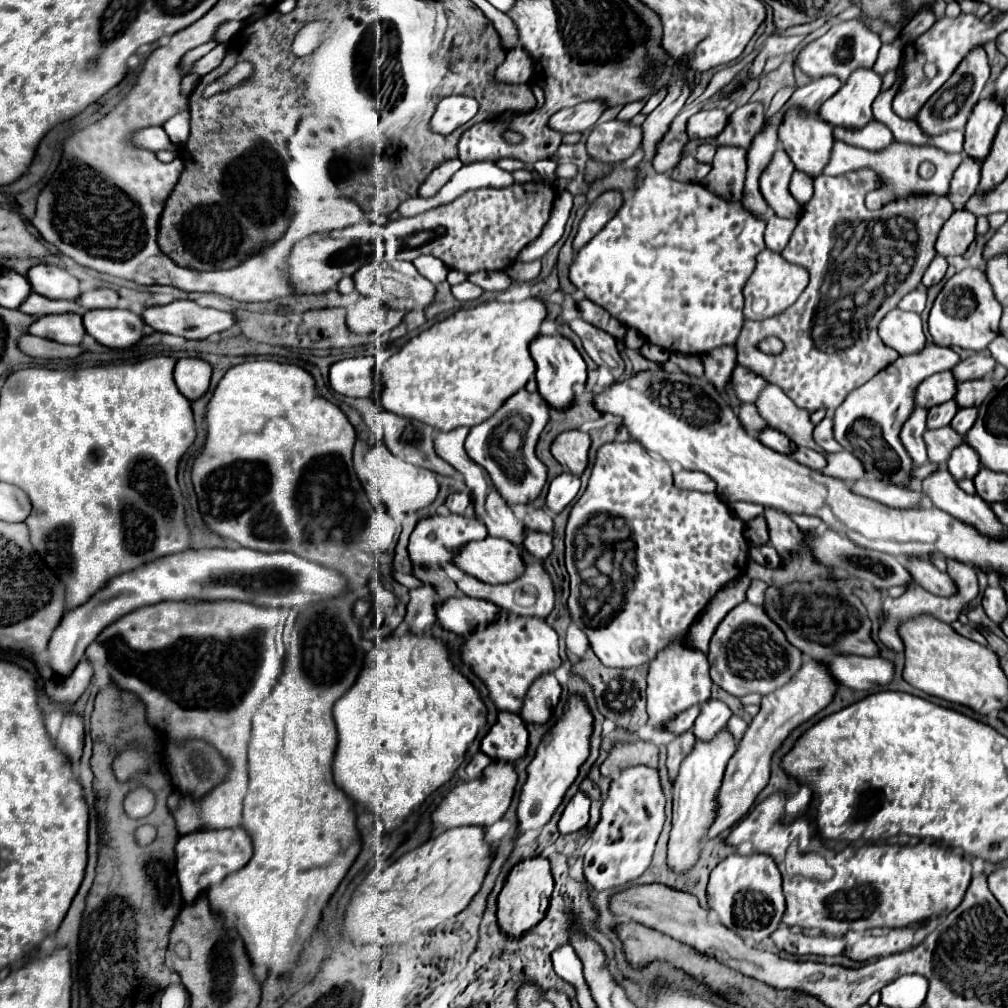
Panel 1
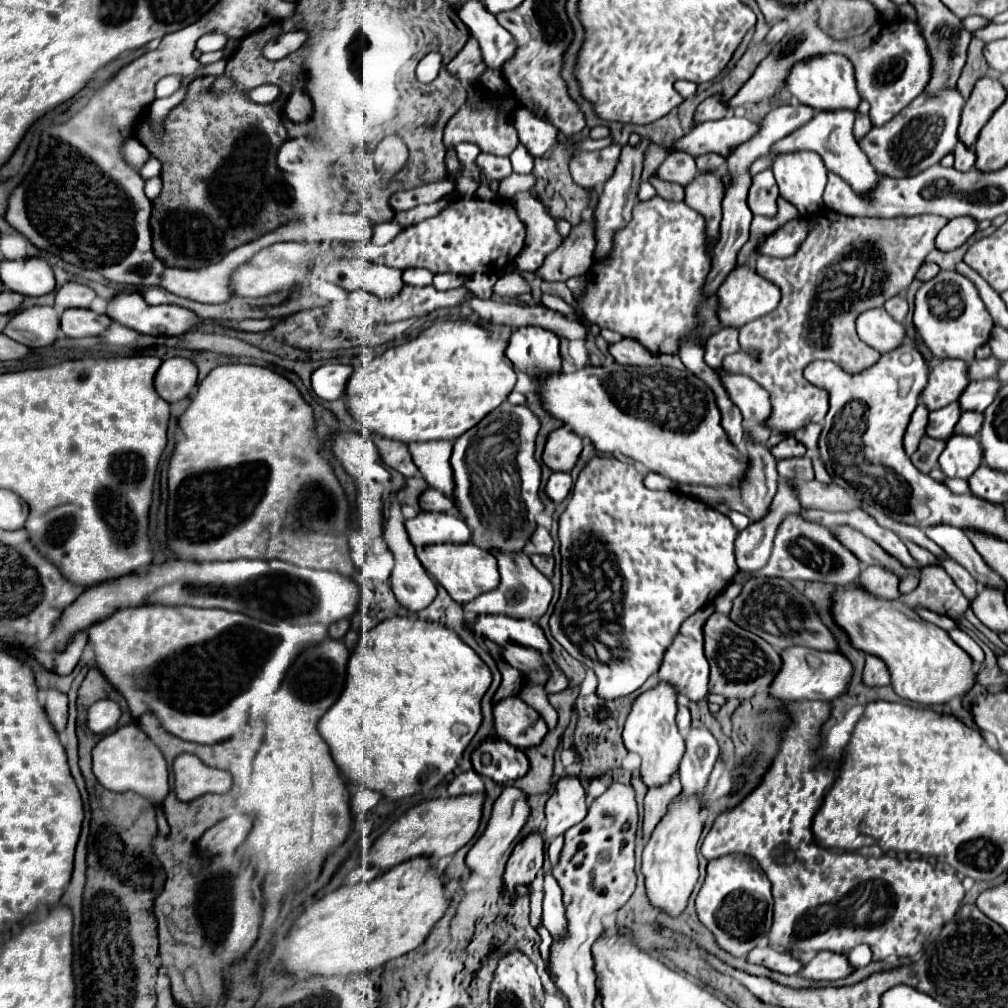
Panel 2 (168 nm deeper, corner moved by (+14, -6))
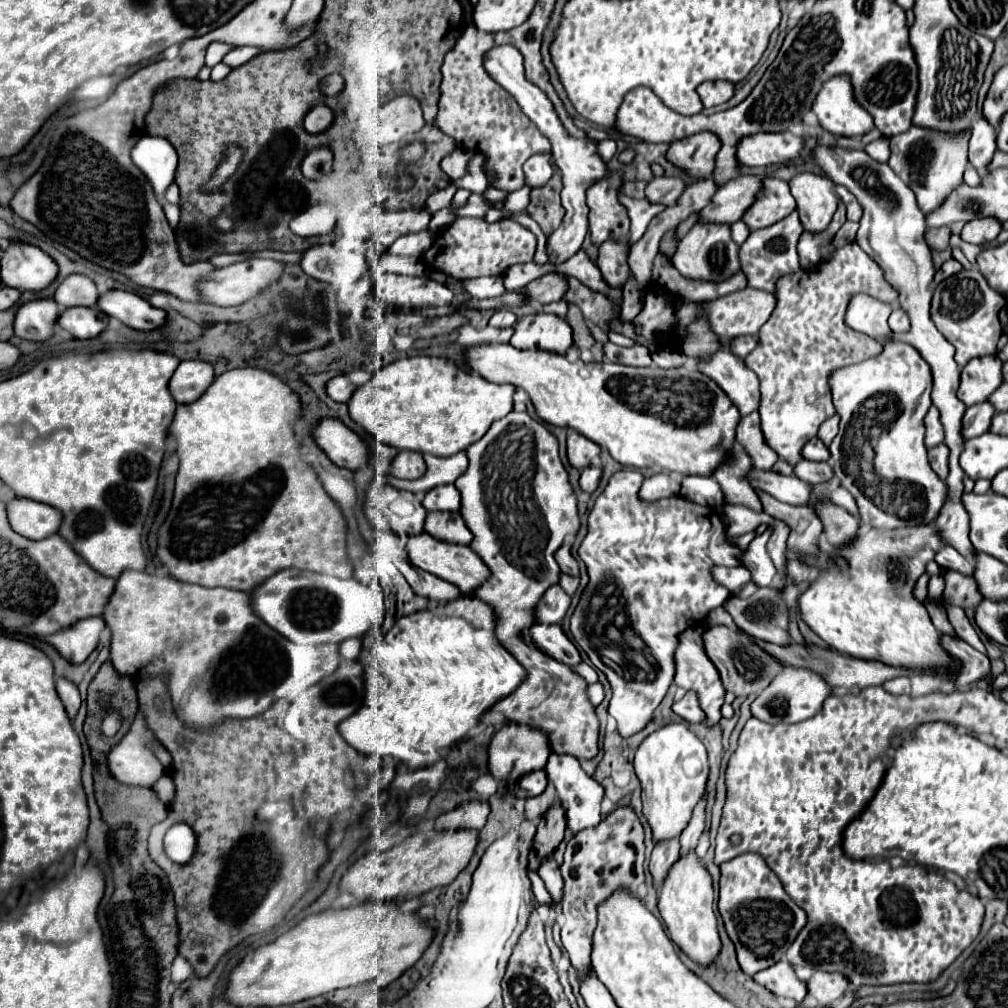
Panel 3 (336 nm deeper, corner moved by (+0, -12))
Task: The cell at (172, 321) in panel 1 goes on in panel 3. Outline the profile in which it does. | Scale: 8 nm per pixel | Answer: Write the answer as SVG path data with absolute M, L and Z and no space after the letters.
M109 290L101 294L97 306L107 316L115 316L135 330L155 330L167 322L161 308L155 308L147 300L125 290Z

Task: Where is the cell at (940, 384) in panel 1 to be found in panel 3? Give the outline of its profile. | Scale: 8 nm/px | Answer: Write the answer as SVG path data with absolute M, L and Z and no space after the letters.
M983 356L971 360L961 372L959 400L967 406L985 402L1003 382L1003 362L997 356Z

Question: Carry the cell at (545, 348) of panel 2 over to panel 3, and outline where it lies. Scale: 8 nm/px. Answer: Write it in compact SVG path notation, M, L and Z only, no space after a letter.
M529 314L517 320L509 344L519 350L543 348L549 352L565 354L567 348L573 344L571 326L565 318L559 318L555 314Z

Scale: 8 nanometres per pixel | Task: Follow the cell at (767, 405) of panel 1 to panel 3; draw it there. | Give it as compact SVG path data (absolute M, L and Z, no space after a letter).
M721 348L707 358L701 358L697 370L715 380L727 392L741 416L759 408L759 380L739 356L731 354L731 350Z

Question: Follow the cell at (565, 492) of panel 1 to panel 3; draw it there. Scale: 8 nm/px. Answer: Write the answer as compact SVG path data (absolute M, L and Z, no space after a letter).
M591 464L589 468L585 468L585 472L581 474L581 490L583 492L595 492L597 486L599 486L599 480L603 476L603 468L601 466L595 466Z

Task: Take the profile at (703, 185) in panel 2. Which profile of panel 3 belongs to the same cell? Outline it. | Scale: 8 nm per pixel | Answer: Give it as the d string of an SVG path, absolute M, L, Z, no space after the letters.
M695 224L689 234L679 242L679 248L673 256L673 266L681 276L691 280L723 282L739 270L739 246L731 240L729 226L721 224Z

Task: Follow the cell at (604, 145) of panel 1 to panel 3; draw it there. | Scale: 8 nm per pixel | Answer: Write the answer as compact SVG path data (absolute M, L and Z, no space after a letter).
M611 172L607 180L599 180L587 188L589 232L595 246L603 244L603 240L627 240L629 236L629 216L617 200L619 188L619 172Z

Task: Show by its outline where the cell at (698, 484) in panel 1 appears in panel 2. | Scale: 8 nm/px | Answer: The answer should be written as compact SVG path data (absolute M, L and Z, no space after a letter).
M651 472L645 476L645 486L653 488L653 490L675 490L677 488L673 484L673 480L665 478L663 474L651 474Z

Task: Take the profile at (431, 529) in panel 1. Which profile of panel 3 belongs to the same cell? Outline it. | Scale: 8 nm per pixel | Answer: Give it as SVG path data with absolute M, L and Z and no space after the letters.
M429 512L425 530L437 540L451 544L471 544L471 530L465 526L459 512Z

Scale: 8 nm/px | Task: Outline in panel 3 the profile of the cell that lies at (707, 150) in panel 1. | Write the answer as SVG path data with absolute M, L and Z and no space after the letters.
M663 176L663 178L653 178L647 188L645 188L645 194L647 194L647 200L653 202L653 204L665 204L665 206L673 206L675 200L681 196L683 192L683 182L679 178L669 178L669 176Z

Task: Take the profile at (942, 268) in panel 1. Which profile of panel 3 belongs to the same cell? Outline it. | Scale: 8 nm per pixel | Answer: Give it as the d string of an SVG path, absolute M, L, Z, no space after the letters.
M951 258L951 260L947 260L947 262L937 270L935 282L941 282L941 280L945 280L947 276L953 276L953 274L959 272L959 270L961 270L961 264L959 264L955 258Z

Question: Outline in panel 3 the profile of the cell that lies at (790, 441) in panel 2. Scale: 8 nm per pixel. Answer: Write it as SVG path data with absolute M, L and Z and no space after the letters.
M815 436L805 444L803 458L805 460L829 460L829 448L823 444L823 440Z

